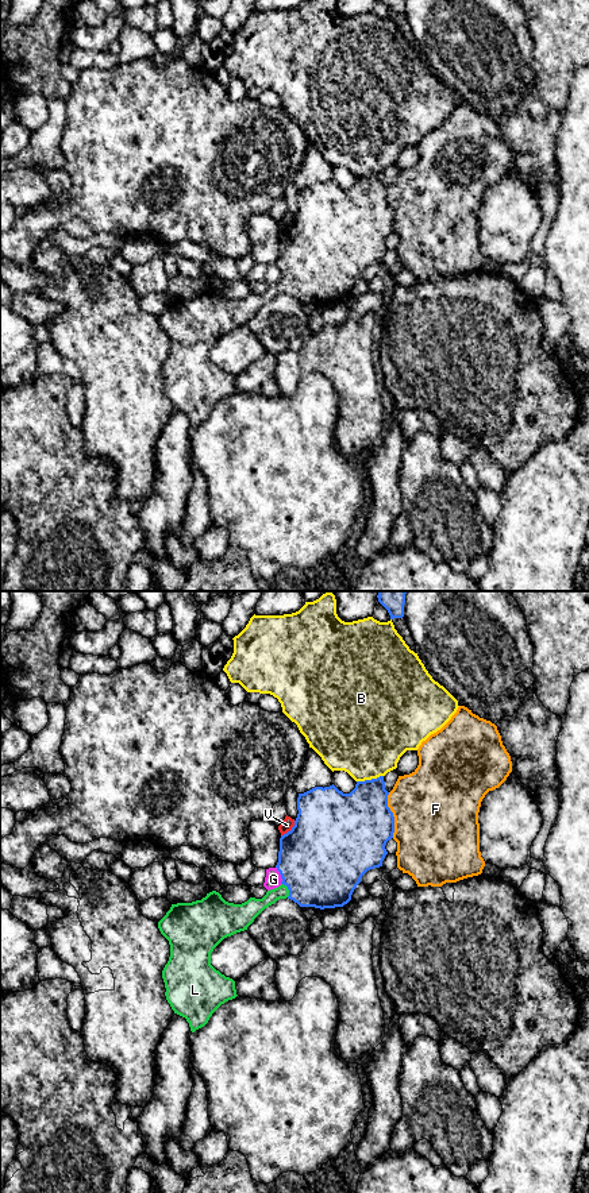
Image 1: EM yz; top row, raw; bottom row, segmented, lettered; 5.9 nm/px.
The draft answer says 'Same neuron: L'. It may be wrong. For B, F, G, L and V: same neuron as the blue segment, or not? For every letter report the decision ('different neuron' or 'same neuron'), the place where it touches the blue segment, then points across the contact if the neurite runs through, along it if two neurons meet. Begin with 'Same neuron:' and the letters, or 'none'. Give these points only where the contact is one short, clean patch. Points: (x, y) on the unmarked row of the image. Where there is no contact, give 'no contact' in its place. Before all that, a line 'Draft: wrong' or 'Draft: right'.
Draft: right
Same neuron: L
B: different neuron | yz (369, 176)
F: different neuron | yz (392, 211)
G: different neuron | yz (280, 269)
L: same neuron | yz (288, 284) | across yz (320, 257), (297, 280), (288, 284), (253, 302)
V: different neuron | yz (291, 226)

